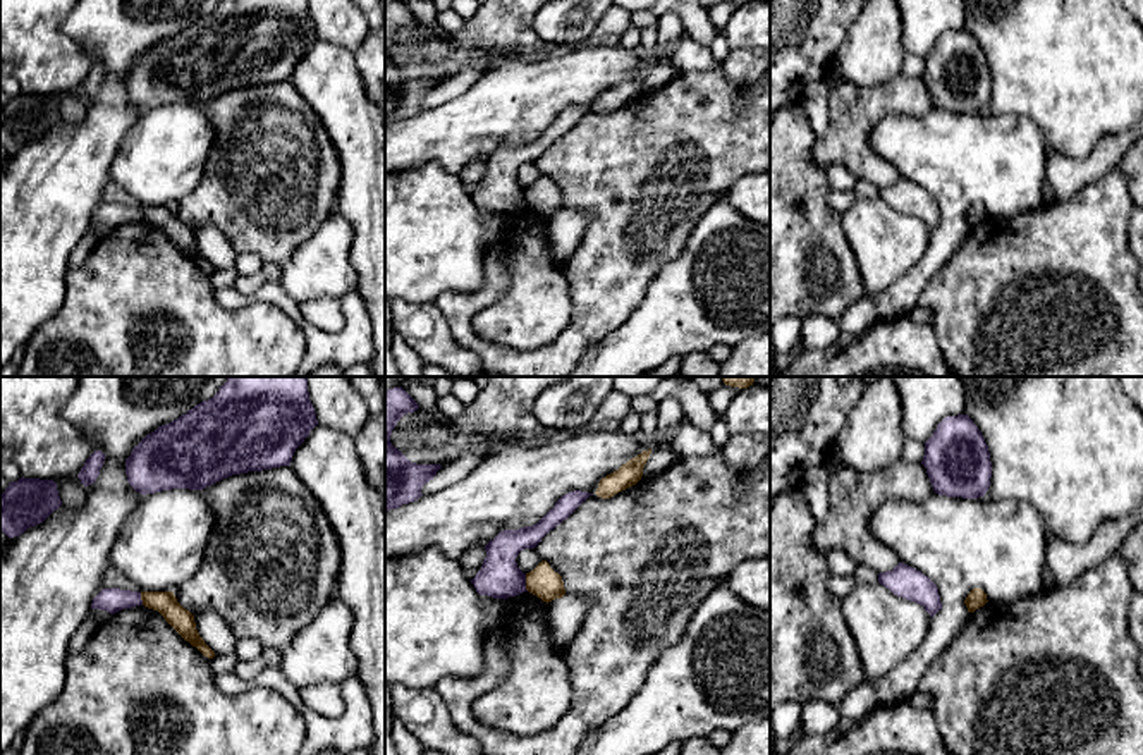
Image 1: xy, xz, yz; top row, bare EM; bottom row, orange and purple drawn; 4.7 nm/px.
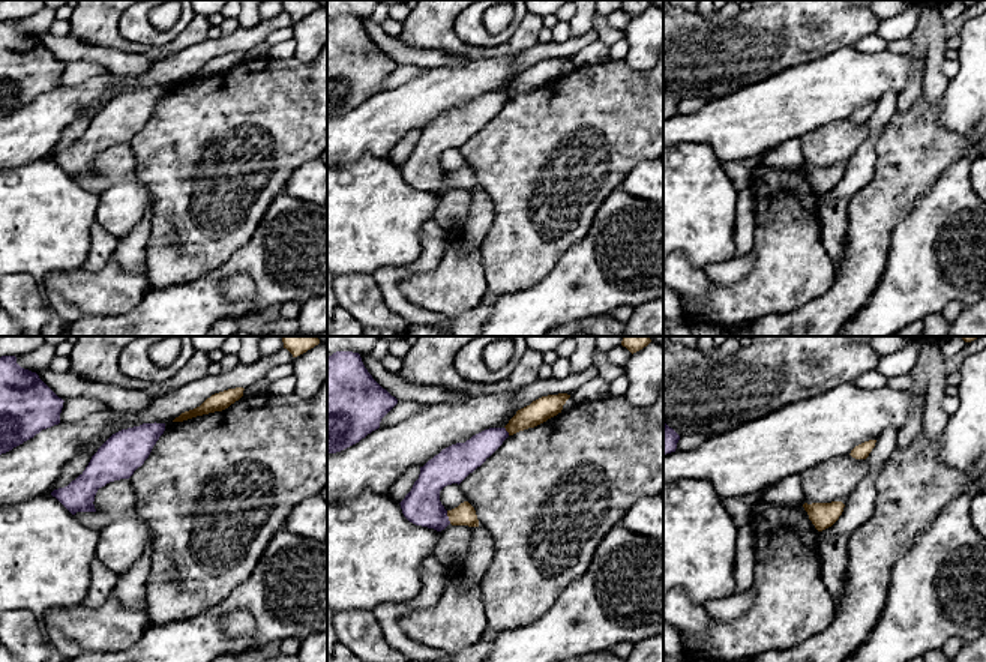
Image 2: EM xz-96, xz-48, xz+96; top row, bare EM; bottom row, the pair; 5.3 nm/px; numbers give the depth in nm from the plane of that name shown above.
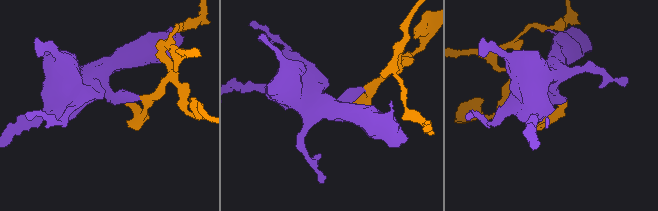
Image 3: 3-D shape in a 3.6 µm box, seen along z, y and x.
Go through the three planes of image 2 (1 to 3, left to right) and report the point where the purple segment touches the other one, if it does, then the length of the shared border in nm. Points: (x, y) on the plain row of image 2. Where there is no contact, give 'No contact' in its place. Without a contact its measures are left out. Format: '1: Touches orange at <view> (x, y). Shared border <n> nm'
1: No contact
2: Touches orange at xz-48 (447, 179). Shared border 80 nm
3: No contact

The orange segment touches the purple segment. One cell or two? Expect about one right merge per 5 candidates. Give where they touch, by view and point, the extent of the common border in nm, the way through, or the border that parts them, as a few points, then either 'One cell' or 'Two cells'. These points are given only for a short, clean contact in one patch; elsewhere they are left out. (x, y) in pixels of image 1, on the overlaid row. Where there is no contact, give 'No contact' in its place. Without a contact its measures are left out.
Touches orange at xz (526, 583). Shared border 80 nm. Two cells

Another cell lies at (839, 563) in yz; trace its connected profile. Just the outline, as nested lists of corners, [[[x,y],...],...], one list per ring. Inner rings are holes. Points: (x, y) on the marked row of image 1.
[[[830,550],[825,557],[830,573],[854,578],[858,564],[844,550]]]

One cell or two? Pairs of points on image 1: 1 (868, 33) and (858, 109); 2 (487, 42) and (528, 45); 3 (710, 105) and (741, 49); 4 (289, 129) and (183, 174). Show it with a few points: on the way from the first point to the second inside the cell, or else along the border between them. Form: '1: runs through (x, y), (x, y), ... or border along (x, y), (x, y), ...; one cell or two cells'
1: border along (839, 71), (861, 86), (879, 86), (899, 74); two cells
2: runs through (497, 42), (518, 42); one cell
3: border along (721, 64), (726, 76), (736, 86), (751, 85); two cells
4: border along (212, 126), (212, 148), (201, 179), (181, 200); two cells

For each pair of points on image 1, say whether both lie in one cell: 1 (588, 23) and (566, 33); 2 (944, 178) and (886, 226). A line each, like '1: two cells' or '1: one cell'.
1: one cell
2: two cells

